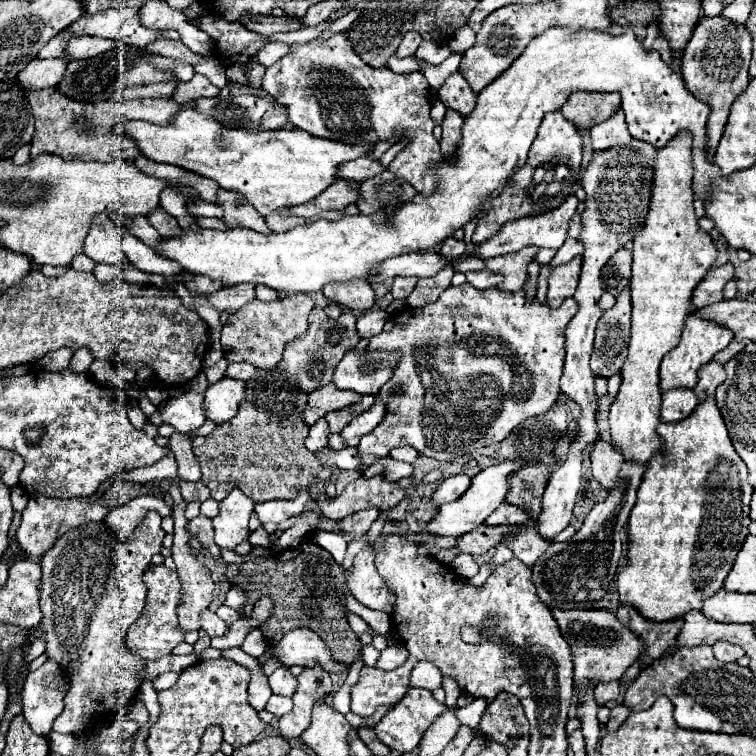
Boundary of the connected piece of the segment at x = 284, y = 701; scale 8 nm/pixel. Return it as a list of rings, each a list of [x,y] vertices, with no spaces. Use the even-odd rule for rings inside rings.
[[[273,694],[269,698],[268,704],[266,704],[266,710],[268,710],[268,712],[272,712],[276,718],[280,718],[280,716],[288,714],[292,708],[293,702],[290,697],[280,696],[276,694]]]

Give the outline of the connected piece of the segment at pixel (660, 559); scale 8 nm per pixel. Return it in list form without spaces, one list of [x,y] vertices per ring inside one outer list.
[[[714,398],[700,402],[692,416],[676,424],[658,424],[656,434],[662,438],[662,448],[650,460],[638,488],[638,500],[628,520],[626,564],[620,566],[616,584],[620,602],[636,608],[640,616],[648,616],[648,620],[676,620],[690,610],[702,610],[702,602],[724,586],[736,552],[740,552],[748,536],[748,512],[754,488],[748,484],[746,464],[732,448]]]

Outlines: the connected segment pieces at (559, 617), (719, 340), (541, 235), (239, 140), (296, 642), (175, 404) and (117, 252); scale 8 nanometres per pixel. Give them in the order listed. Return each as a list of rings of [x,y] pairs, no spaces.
[[[552,610],[552,616],[558,622],[568,646],[572,648],[576,688],[588,680],[620,680],[640,656],[640,640],[636,640],[636,634],[628,632],[628,628],[624,628],[620,620],[608,610]]]
[[[692,312],[686,316],[684,332],[680,338],[680,344],[668,352],[660,364],[660,392],[668,392],[670,388],[694,388],[698,382],[698,370],[708,364],[714,354],[724,350],[732,340],[732,332],[726,332],[726,328],[720,328],[718,324],[712,324],[710,320],[700,320]]]
[[[570,196],[560,208],[556,208],[556,212],[546,212],[544,216],[530,216],[530,218],[514,220],[512,224],[506,224],[504,230],[500,230],[496,236],[492,236],[492,240],[486,240],[484,244],[478,246],[478,256],[482,260],[488,260],[488,258],[502,256],[502,254],[526,248],[526,246],[538,246],[538,248],[558,250],[564,244],[566,236],[568,236],[568,226],[570,226],[572,216],[576,214],[576,206],[578,206],[578,198]]]
[[[194,108],[174,114],[168,126],[136,120],[118,124],[112,132],[122,138],[132,138],[138,150],[154,162],[180,166],[204,178],[216,180],[220,188],[242,192],[262,216],[268,216],[282,206],[296,206],[316,198],[340,178],[338,168],[344,162],[360,158],[374,148],[316,138],[304,130],[272,130],[252,134],[248,130],[226,128],[218,120]]]
[[[296,628],[280,640],[278,646],[274,646],[278,662],[286,666],[304,666],[304,668],[314,668],[320,664],[326,672],[330,674],[342,674],[348,672],[350,666],[342,664],[332,658],[330,648],[324,644],[324,640],[308,630],[308,628]]]
[[[184,392],[178,396],[172,396],[166,400],[162,410],[156,410],[148,422],[154,426],[170,424],[180,434],[188,434],[190,430],[200,428],[206,422],[204,410],[202,410],[202,398],[204,394],[198,392]]]
[[[96,216],[90,234],[84,240],[84,254],[90,256],[94,262],[122,268],[128,264],[128,258],[122,252],[120,240],[122,230],[108,216]]]

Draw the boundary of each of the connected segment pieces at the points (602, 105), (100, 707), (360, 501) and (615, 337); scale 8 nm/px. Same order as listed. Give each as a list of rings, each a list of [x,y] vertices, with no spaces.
[[[572,92],[562,106],[562,114],[582,130],[608,120],[620,106],[618,92]]]
[[[152,510],[144,518],[144,522],[134,530],[130,542],[120,542],[118,536],[104,522],[88,522],[72,532],[64,534],[50,552],[40,560],[42,566],[42,584],[40,584],[40,608],[44,618],[42,638],[46,640],[46,654],[50,660],[56,660],[64,672],[68,672],[72,680],[72,688],[64,700],[64,712],[54,722],[54,730],[62,734],[74,734],[86,730],[94,722],[102,722],[108,714],[118,708],[130,704],[128,694],[136,694],[144,672],[144,662],[128,652],[124,644],[124,636],[134,622],[134,616],[140,616],[146,602],[146,584],[142,582],[142,574],[150,564],[154,554],[160,554],[164,530],[160,528],[162,516]]]
[[[360,476],[358,480],[350,482],[336,498],[328,498],[326,494],[322,494],[318,498],[318,506],[326,518],[342,520],[344,516],[356,514],[366,508],[376,508],[380,512],[392,510],[404,498],[408,498],[408,494],[398,482],[390,482],[384,476]]]
[[[628,288],[620,292],[618,302],[612,310],[606,310],[596,326],[596,340],[594,352],[590,358],[590,368],[596,376],[610,378],[620,374],[620,368],[628,354],[628,340],[630,340],[630,296]]]

